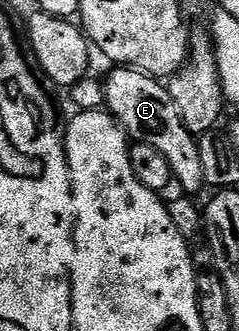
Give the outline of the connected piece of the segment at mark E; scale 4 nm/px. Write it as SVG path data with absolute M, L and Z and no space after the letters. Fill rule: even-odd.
M117 66L109 77L104 77L105 108L110 116L117 119L118 124L134 141L142 140L155 150L160 150L163 158L171 162L173 179L179 185L180 191L185 194L194 194L200 188L206 187L203 178L203 161L199 158L198 137L183 126L183 118L171 102L168 87L160 79L149 76L145 72L138 72L128 66Z

